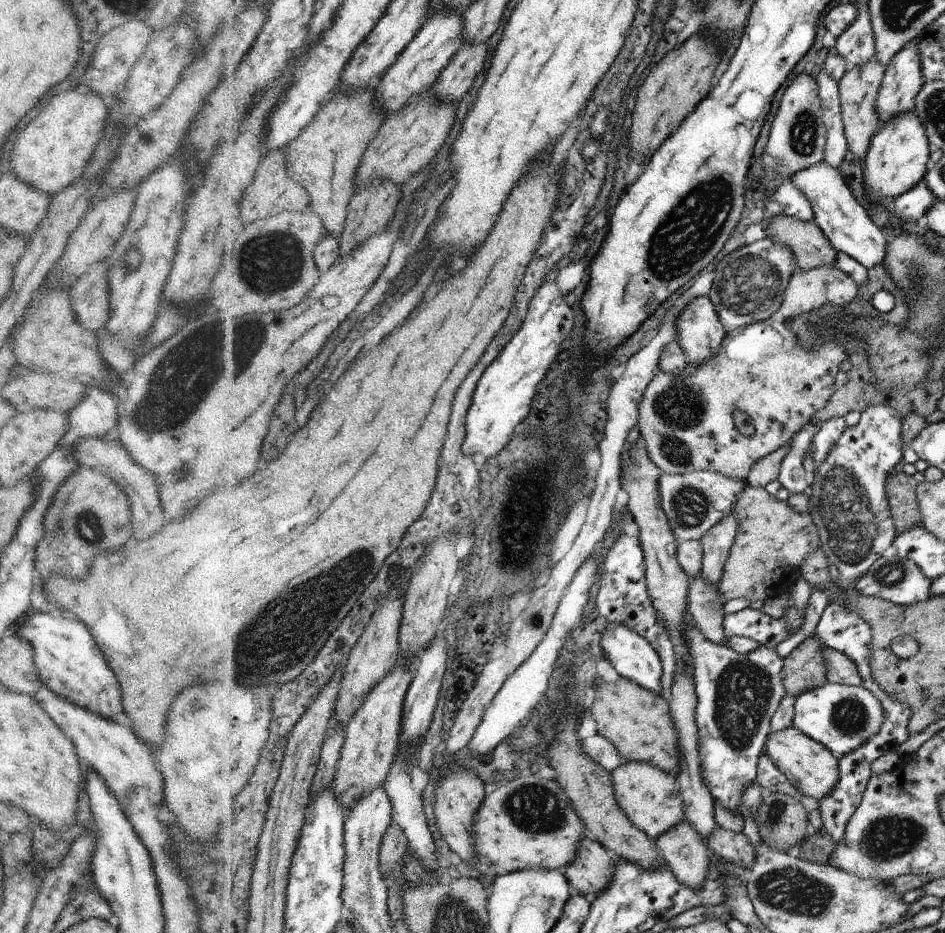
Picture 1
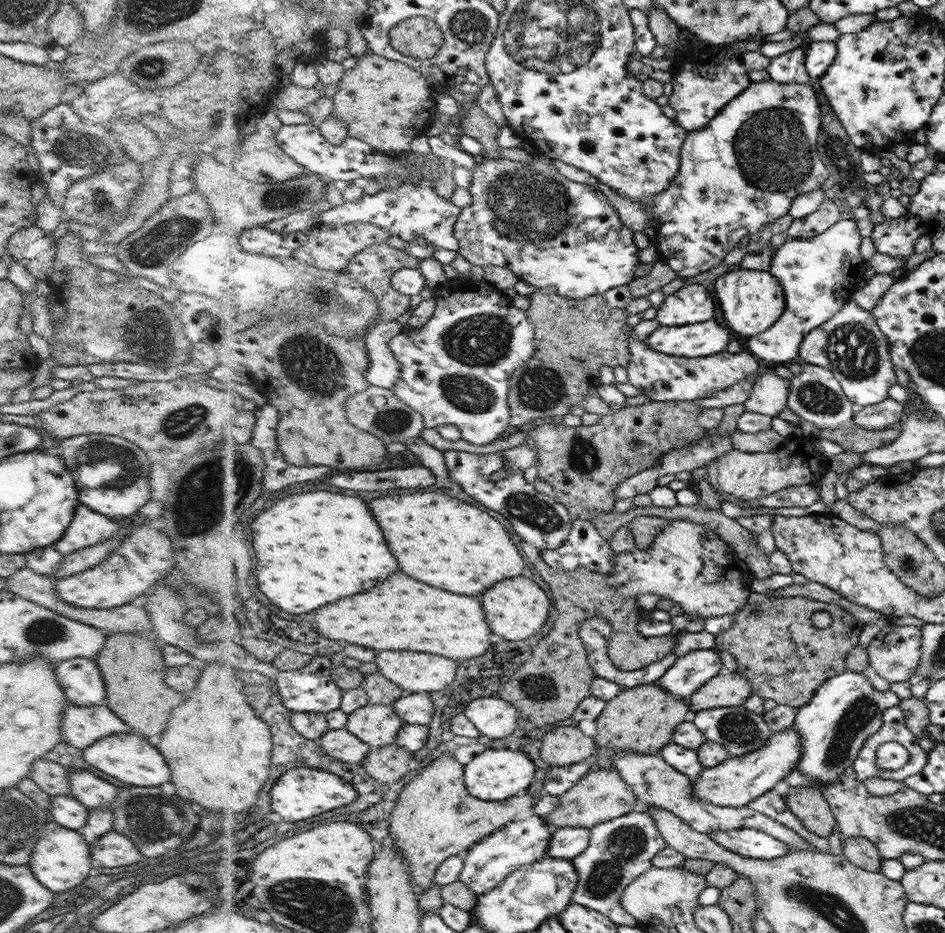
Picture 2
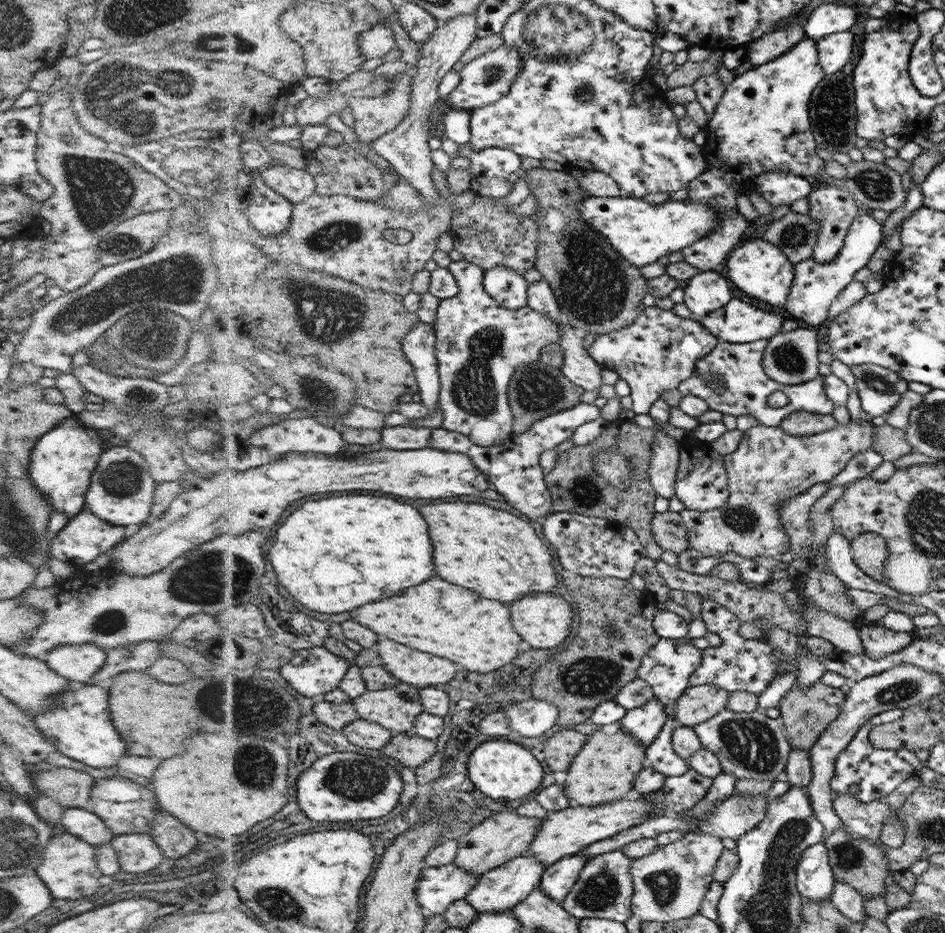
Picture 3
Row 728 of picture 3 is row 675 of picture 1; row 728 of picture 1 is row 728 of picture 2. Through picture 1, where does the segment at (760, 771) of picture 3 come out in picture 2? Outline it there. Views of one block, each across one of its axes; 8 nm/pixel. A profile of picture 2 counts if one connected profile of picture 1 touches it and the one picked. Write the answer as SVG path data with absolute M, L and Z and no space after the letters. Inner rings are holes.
M742 705L699 710L695 712L692 723L702 732L706 741L721 744L732 757L746 755L756 750L767 741L768 737L772 736L764 716L755 714Z

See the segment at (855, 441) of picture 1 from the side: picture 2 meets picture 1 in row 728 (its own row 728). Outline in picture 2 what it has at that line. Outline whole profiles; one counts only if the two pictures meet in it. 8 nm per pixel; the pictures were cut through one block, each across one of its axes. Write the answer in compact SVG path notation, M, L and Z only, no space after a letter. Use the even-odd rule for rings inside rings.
M899 705L893 706L891 709L886 709L883 716L883 726L878 730L876 734L872 734L864 741L863 748L859 750L858 756L855 758L854 764L851 766L856 773L855 778L859 781L866 780L869 778L880 777L883 779L892 779L895 781L903 781L909 776L914 776L918 774L927 763L927 752L924 751L920 745L918 745L918 737L914 736L912 732L906 727L906 717L904 717L904 710L902 710ZM885 742L899 742L902 746L905 746L910 753L910 758L902 768L898 770L882 770L876 762L877 748Z

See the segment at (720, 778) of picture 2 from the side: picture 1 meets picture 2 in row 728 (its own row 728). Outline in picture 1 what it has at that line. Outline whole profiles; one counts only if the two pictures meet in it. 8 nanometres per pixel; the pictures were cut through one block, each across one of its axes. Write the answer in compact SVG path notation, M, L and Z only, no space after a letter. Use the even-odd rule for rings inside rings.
M790 727L782 732L769 734L765 741L764 751L774 765L790 780L790 784L800 792L801 796L813 798L820 802L839 786L840 770L839 760L831 753L831 750L824 748L818 741L805 736L799 729Z

